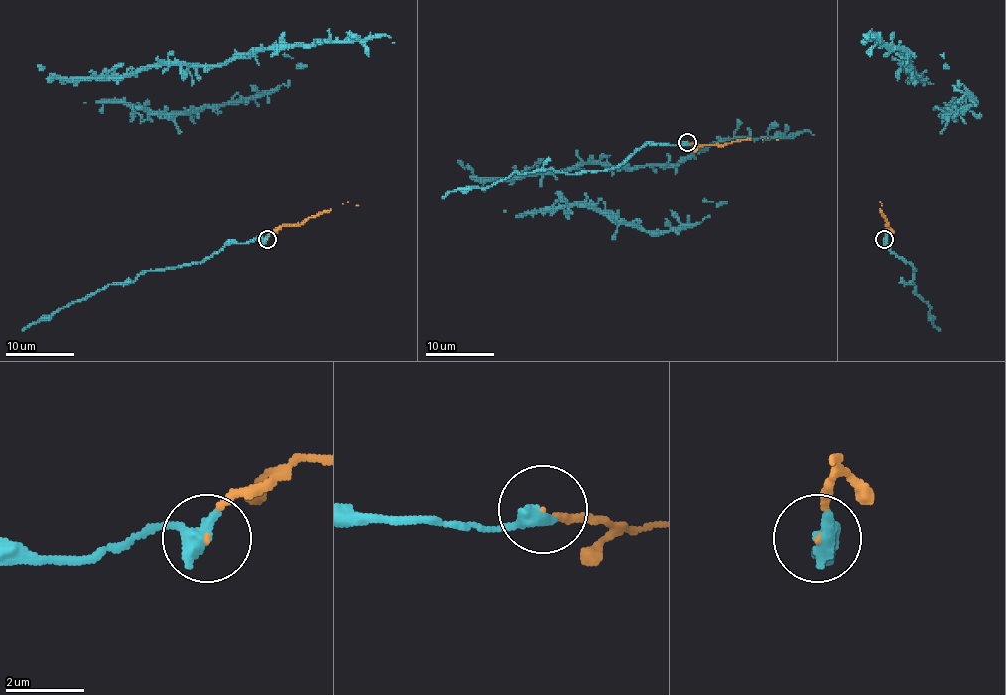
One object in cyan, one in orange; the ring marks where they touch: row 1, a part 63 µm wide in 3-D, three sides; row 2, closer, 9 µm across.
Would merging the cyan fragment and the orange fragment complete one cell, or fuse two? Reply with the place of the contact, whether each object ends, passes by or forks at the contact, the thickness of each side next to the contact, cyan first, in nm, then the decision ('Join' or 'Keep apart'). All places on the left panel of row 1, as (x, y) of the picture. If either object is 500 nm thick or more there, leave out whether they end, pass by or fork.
Place: (267, 239). At the ring cyan ends. At the ring orange ends. Thickness 480 nm (cyan) against 60 nm. Join

